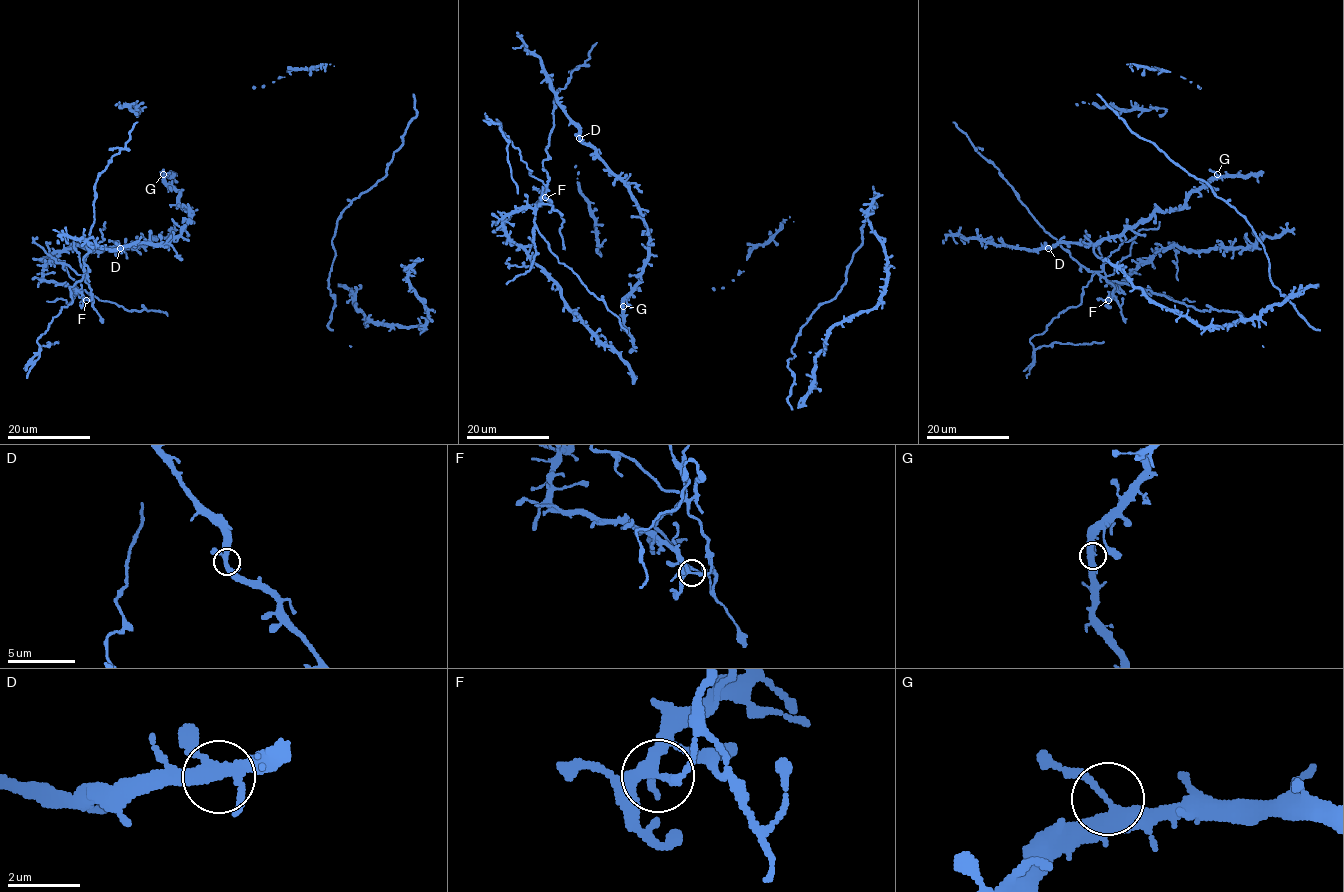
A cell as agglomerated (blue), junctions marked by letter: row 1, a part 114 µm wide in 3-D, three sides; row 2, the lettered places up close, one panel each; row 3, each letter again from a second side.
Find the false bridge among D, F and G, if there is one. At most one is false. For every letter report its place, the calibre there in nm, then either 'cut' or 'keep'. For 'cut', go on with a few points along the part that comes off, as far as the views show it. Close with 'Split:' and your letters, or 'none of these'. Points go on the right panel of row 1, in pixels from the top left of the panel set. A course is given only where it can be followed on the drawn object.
D: (1048, 248) | 320 nm | keep
F: (1108, 300) | 260 nm | cut | (1108, 299), (1111, 298), (1113, 286), (1077, 262), (1045, 231), (997, 169), (984, 159), (953, 121)
G: (1217, 174) | 280 nm | keep
Split: F

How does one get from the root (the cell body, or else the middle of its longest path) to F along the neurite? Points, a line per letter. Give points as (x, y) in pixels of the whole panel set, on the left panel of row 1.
F: (59, 284), (74, 287), (86, 299)

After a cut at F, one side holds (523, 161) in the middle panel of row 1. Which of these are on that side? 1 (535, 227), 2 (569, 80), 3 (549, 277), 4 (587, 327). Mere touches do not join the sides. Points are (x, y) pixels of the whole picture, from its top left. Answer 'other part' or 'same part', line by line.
1: same part
2: same part
3: other part
4: other part

